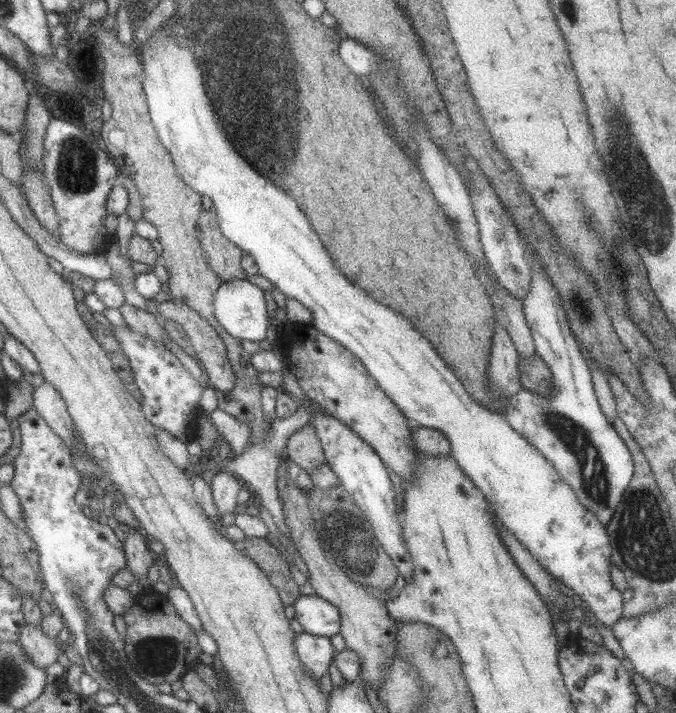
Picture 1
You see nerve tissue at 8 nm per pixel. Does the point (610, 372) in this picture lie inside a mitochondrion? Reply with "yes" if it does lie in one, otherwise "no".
no

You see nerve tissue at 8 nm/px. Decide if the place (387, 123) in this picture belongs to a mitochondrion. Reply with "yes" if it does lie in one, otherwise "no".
no

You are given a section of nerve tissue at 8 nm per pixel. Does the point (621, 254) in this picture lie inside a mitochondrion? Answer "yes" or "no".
yes

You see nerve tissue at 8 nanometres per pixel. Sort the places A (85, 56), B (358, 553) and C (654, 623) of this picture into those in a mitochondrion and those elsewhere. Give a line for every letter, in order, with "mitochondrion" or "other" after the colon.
A: other
B: mitochondrion
C: other

